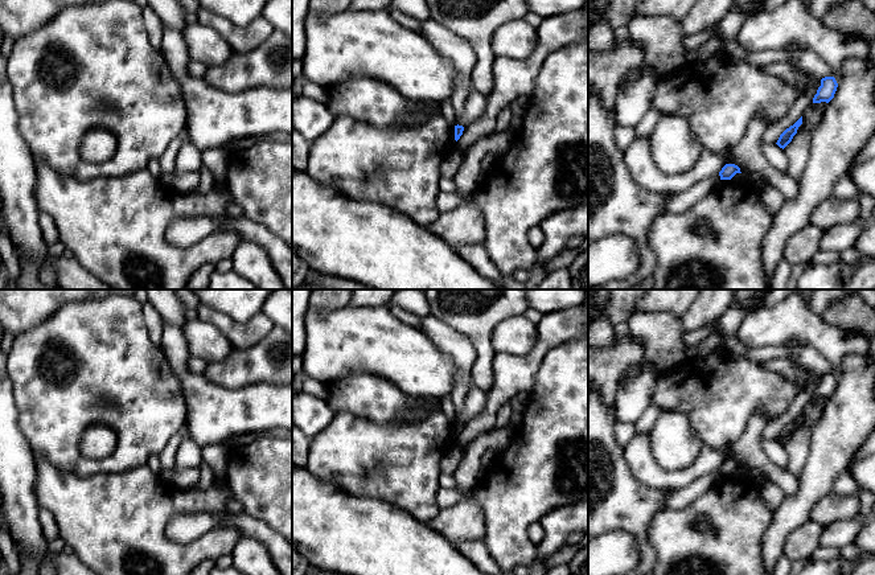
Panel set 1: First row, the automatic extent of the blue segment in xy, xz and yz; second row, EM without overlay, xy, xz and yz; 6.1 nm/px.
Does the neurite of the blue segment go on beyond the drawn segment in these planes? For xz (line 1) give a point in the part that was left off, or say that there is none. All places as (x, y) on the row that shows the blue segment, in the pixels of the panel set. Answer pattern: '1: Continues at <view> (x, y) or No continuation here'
1: No continuation here

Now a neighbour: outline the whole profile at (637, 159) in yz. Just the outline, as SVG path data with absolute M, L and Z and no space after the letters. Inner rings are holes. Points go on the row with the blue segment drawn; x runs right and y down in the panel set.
M636 137L624 152L624 163L632 180L641 188L664 194L678 194L706 177L719 174L727 155L703 149L689 172L669 176L660 172L652 161L649 137Z

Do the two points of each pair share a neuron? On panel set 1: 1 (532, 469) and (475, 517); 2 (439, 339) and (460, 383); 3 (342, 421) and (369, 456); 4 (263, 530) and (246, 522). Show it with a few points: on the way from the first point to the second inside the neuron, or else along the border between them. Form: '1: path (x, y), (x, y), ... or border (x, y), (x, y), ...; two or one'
1: border (451, 505), (473, 500), (484, 514), (485, 539); two
2: path (451, 348), (461, 358), (461, 372); one
3: path (345, 430), (360, 447); one
4: path (259, 530), (250, 526); one

